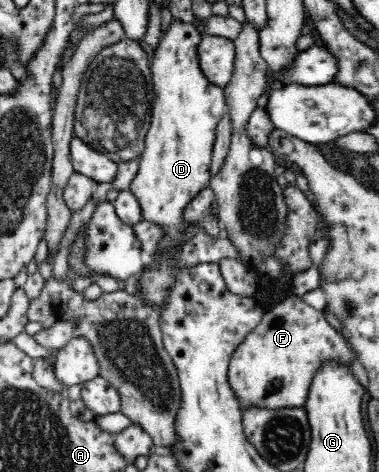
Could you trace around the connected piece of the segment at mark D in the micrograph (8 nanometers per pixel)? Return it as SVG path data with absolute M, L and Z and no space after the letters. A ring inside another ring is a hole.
M174 21L170 29L161 34L158 46L153 51L154 59L151 67L151 77L154 89L154 106L151 123L145 136L145 146L138 159L138 173L132 180L129 191L138 200L142 208L142 219L163 230L163 238L156 248L154 264L144 265L137 279L139 298L157 308L159 316L168 304L168 298L178 273L184 268L180 263L180 255L188 240L188 221L185 219L186 206L202 194L202 190L210 188L212 178L212 162L214 141L217 137L217 124L226 109L224 89L210 83L202 69L198 66L197 48L202 40L200 31L192 23Z

